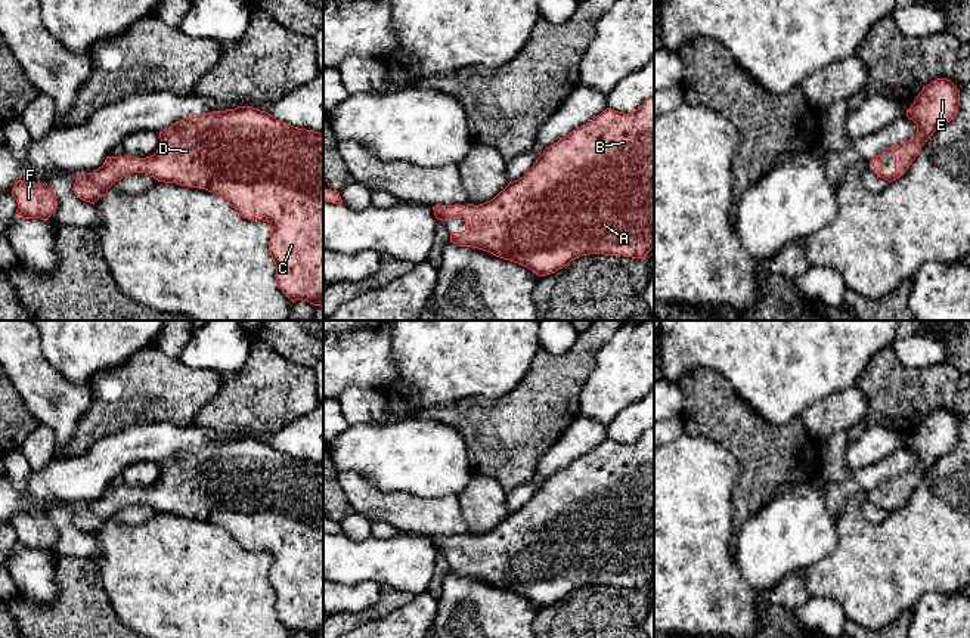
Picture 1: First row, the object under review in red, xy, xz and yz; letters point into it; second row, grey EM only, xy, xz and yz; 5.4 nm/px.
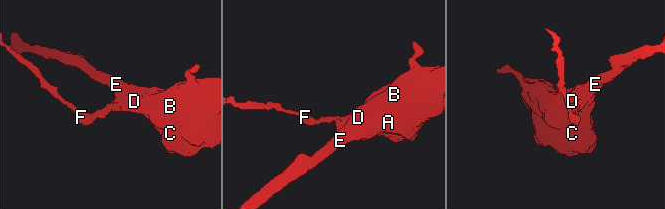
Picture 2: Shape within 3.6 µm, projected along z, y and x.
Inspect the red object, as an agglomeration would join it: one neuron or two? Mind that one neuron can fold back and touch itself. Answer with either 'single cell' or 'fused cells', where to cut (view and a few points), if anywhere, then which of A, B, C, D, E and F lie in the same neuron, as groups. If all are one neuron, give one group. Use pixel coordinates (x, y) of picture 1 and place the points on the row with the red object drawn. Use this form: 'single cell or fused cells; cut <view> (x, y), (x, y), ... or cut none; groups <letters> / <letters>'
single cell; cut none; groups A B C D E F

